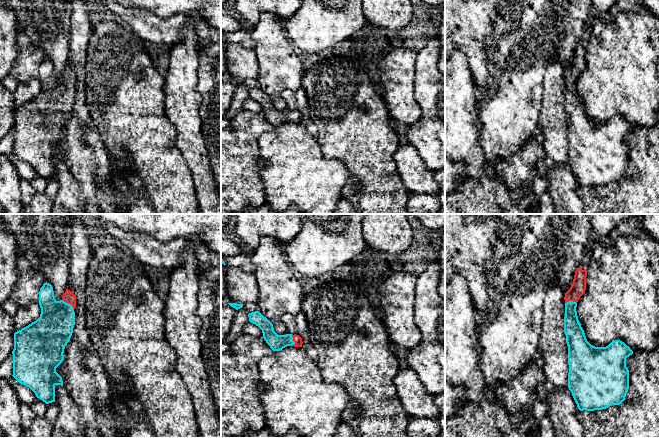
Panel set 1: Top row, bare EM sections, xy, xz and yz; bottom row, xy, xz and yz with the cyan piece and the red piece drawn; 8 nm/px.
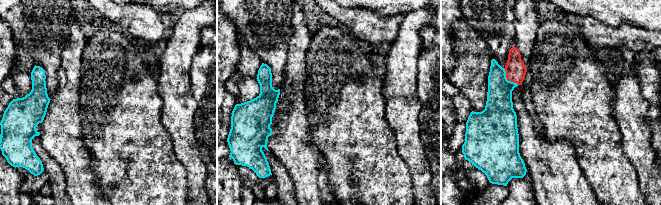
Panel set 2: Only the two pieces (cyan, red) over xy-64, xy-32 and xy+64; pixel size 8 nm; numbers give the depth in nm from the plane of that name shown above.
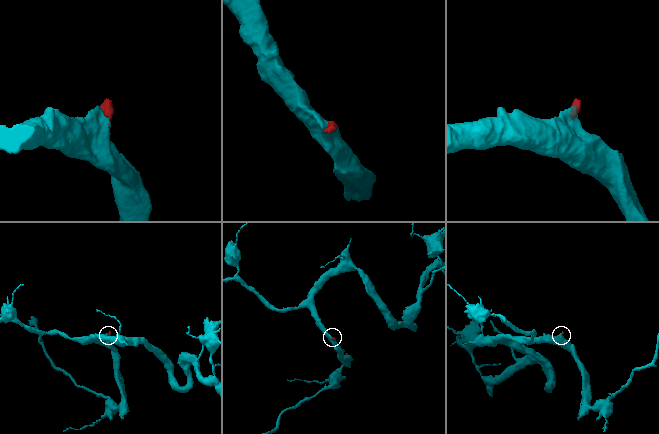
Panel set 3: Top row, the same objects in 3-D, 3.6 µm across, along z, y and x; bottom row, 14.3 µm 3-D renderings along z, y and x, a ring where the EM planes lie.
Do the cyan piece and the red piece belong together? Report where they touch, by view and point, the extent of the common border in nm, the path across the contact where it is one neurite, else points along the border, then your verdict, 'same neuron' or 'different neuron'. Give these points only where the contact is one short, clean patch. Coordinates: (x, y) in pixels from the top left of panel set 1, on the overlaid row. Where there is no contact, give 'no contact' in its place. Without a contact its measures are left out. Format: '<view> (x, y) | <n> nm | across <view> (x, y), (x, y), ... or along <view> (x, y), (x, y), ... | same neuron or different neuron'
xy (69, 304) | 130 nm | across xy (53, 329), (57, 318), (69, 304), (68, 297) | same neuron

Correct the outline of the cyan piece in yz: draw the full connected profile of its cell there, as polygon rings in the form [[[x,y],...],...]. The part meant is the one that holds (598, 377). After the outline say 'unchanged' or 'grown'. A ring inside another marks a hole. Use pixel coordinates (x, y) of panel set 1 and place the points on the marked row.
[[[644,214],[634,216],[618,223],[608,236],[592,236],[586,246],[582,265],[575,271],[573,283],[565,293],[565,317],[564,333],[568,346],[568,388],[580,411],[594,411],[606,409],[612,405],[620,405],[626,397],[629,389],[629,370],[626,367],[626,358],[633,351],[620,340],[612,341],[606,347],[591,345],[585,336],[584,330],[577,316],[577,302],[586,290],[586,277],[593,248],[596,244],[612,247],[614,240],[620,236],[636,236],[643,229],[642,221]]]; grown

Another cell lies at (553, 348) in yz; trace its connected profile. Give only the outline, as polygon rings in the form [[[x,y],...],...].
[[[558,276],[558,279],[549,287],[545,298],[540,335],[540,355],[544,360],[542,371],[546,377],[545,388],[568,388],[568,346],[564,333],[565,293],[565,287],[560,283],[560,276]]]

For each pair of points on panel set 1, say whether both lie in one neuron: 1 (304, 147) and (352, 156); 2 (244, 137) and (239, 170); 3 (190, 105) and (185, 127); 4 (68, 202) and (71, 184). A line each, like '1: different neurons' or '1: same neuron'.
1: different neurons
2: same neuron
3: same neuron
4: same neuron

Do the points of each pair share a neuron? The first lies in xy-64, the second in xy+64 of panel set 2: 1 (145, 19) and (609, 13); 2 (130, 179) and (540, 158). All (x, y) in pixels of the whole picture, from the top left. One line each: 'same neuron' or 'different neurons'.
1: different neurons
2: different neurons

